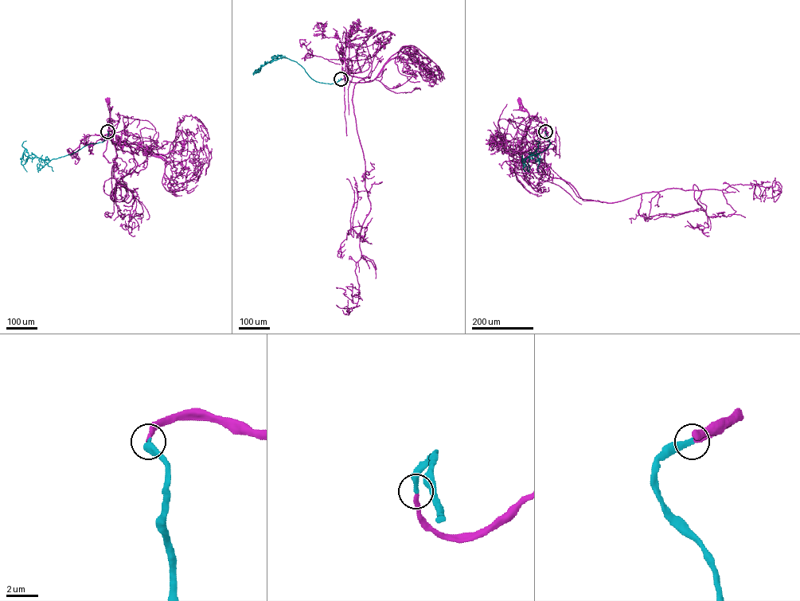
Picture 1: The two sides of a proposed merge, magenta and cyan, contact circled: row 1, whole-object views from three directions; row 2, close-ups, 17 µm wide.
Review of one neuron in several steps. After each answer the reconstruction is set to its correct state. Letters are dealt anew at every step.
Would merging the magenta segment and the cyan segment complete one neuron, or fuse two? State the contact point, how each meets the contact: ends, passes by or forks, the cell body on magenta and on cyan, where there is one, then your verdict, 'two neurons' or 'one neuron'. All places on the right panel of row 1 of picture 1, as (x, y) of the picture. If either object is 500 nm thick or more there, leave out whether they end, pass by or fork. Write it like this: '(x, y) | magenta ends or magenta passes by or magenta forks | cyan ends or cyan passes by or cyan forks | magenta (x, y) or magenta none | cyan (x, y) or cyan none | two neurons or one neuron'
(545, 131) | magenta ends | cyan ends | magenta (519, 100) | cyan none | one neuron

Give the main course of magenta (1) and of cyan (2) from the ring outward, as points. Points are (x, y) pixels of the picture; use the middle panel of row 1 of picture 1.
1: (341, 79), (345, 78), (345, 82), (345, 61), (343, 59), (342, 64), (341, 52)
2: (341, 79), (330, 83), (316, 81), (296, 62), (285, 57), (273, 58), (254, 72), (259, 72)

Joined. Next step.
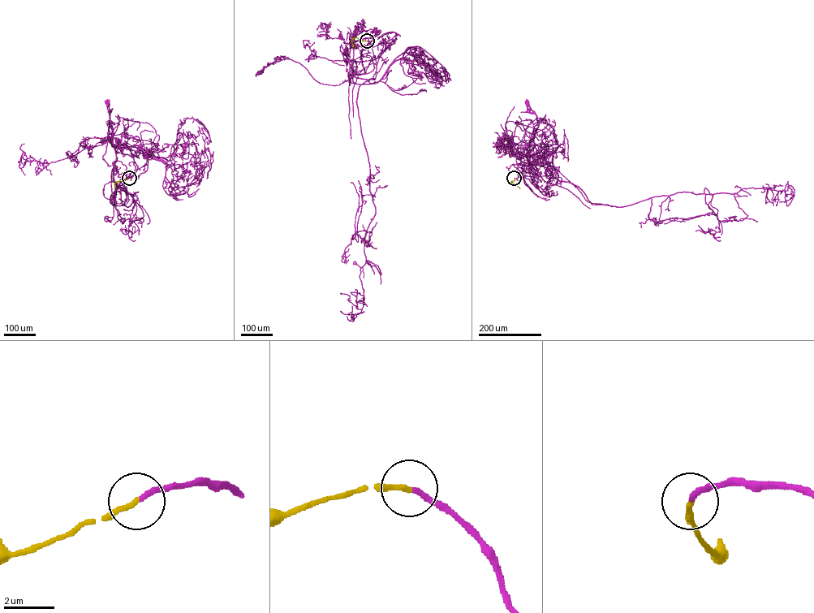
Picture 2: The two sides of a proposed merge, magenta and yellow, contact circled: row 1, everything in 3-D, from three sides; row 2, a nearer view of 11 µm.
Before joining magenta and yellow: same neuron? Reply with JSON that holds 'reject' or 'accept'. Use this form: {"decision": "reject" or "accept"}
{"decision": "accept"}

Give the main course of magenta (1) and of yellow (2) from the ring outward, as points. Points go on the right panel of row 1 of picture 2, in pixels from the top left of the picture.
1: (514, 178), (520, 174), (552, 174), (553, 155), (533, 141), (538, 121), (534, 114), (527, 111), (527, 102)
2: (514, 178), (510, 181), (516, 185), (521, 181)

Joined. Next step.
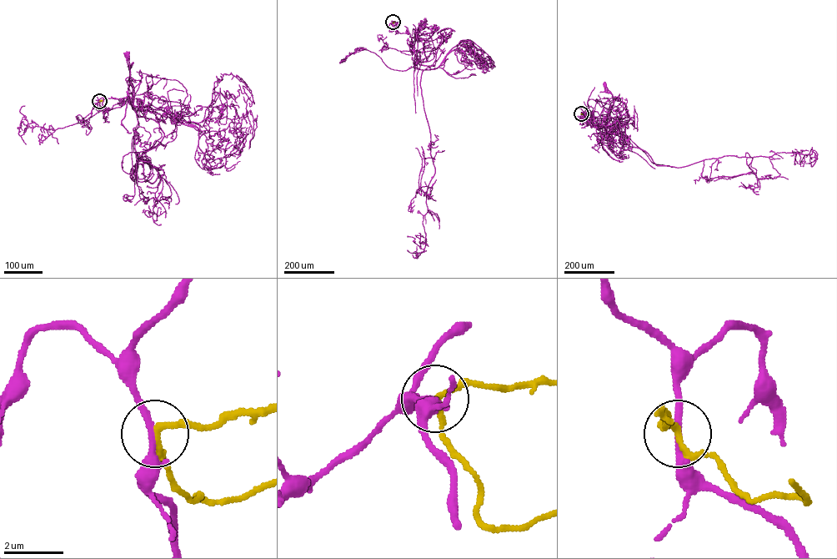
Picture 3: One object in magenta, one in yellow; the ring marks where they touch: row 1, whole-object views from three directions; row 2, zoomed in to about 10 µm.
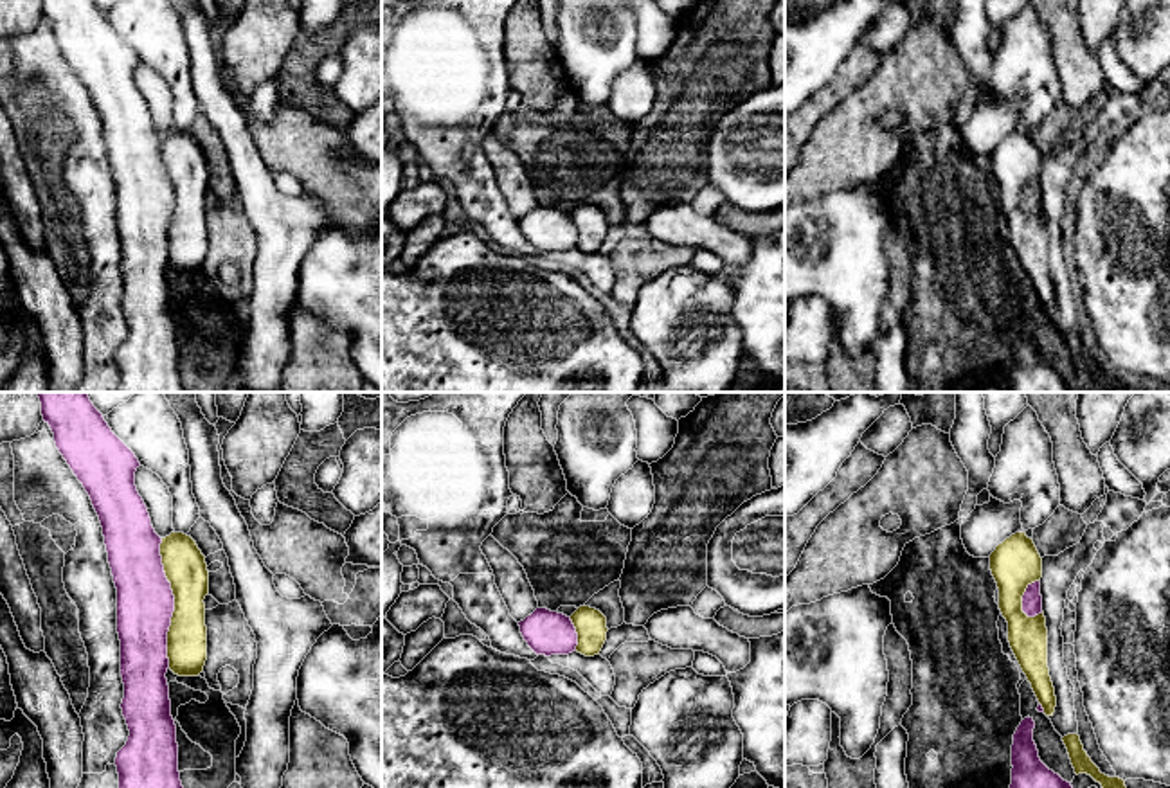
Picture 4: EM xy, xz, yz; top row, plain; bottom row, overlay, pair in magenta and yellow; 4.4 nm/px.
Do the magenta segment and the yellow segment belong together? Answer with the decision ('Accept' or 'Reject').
Reject

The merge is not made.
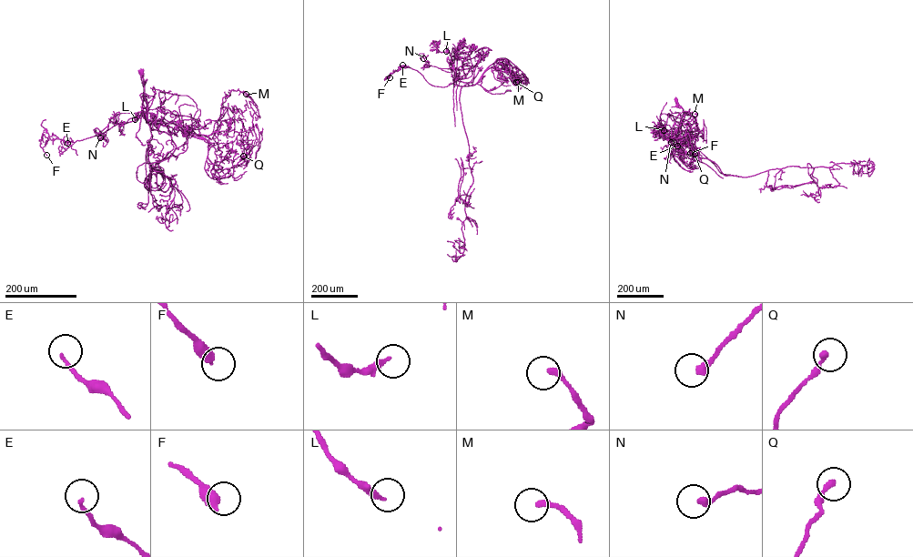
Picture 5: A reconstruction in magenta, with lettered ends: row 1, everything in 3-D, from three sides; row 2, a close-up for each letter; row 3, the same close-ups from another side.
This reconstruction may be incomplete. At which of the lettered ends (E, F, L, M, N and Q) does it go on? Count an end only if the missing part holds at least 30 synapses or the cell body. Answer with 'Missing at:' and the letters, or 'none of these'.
Missing at: none of these

